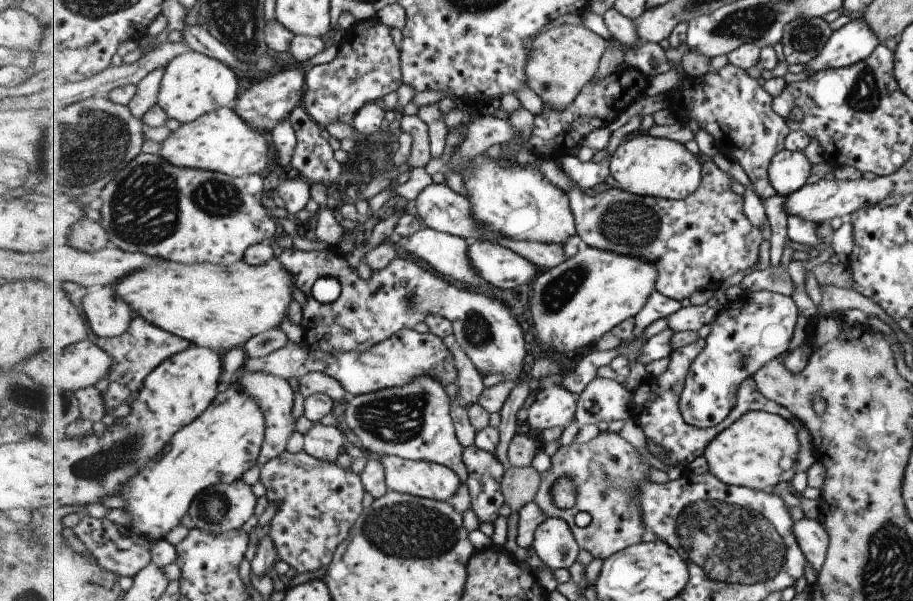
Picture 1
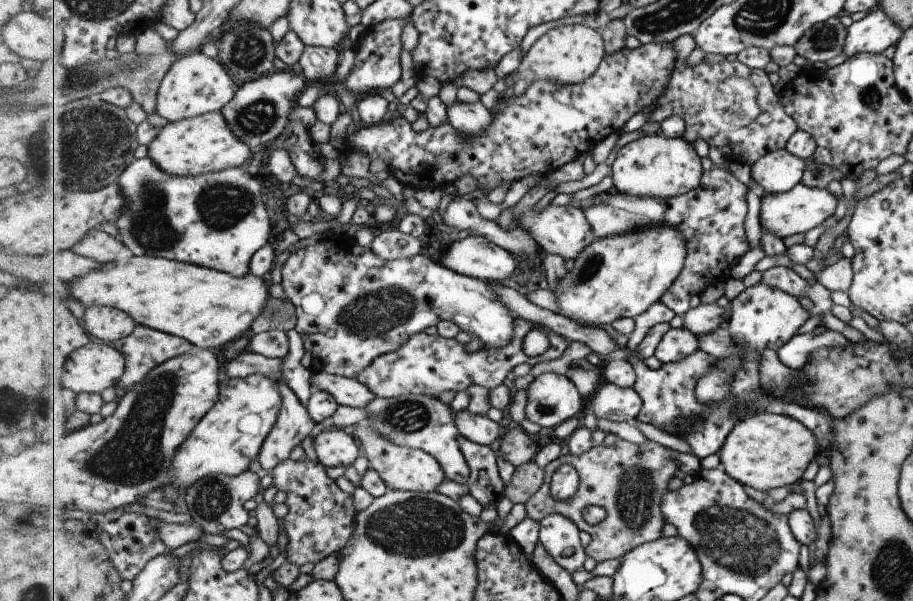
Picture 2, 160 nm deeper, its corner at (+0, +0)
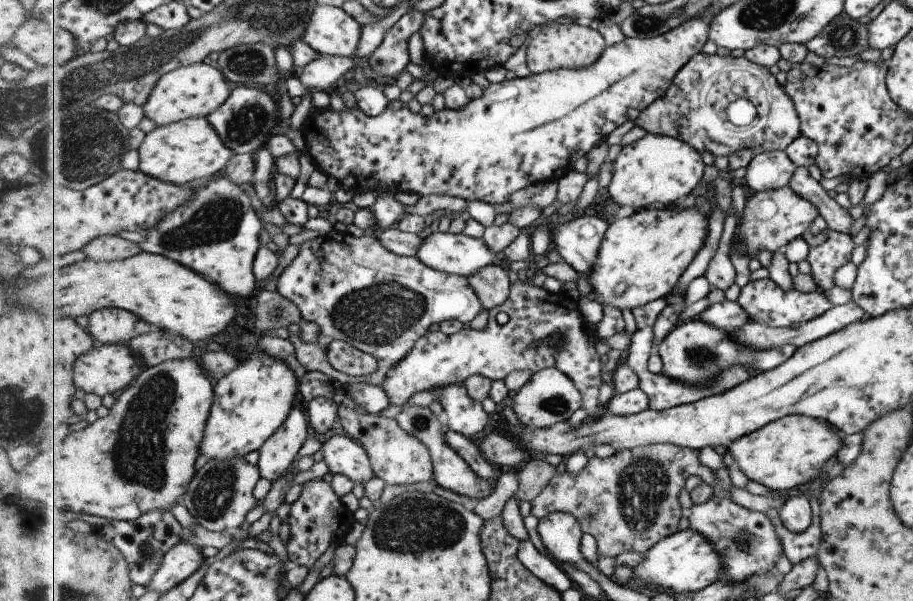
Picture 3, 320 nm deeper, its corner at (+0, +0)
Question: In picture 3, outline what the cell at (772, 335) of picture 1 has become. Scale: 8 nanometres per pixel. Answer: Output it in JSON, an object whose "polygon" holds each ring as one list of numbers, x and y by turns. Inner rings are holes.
{"polygon":[[770,277,754,282,749,281,743,288,737,300,743,310,747,310,751,323,767,324,773,328,791,328,790,326,798,326,807,324,811,320,818,318,821,314,826,313,829,308,829,300,823,296,820,290,809,294,801,294,797,290,783,290]]}

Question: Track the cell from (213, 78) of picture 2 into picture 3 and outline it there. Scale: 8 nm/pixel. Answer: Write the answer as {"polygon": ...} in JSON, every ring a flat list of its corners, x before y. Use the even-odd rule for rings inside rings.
{"polygon":[[203,61,183,66,162,76,152,88,150,97,144,102,143,108,146,117,153,120,155,124,170,125,191,117,208,117,220,106,226,104,231,93,226,75,216,64]]}

